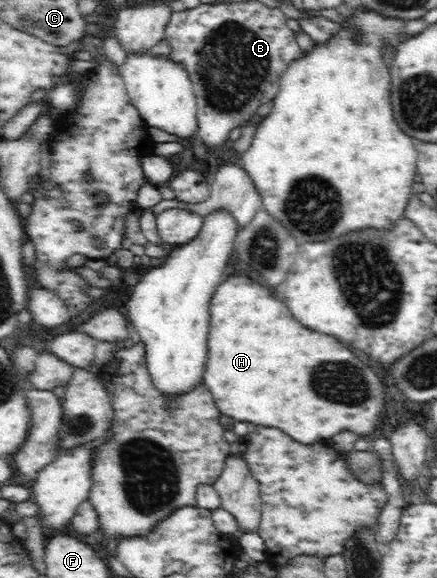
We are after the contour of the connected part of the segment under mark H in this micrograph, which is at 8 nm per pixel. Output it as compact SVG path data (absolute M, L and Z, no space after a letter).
M241 274L222 279L210 300L207 366L203 372L204 384L212 393L216 406L235 421L255 422L257 427L281 428L303 444L331 438L343 428L369 434L371 428L379 426L383 412L383 384L377 374L367 366L363 357L345 348L341 341L337 342L333 336L315 336L317 332L299 328L291 316L276 292L259 280Z

